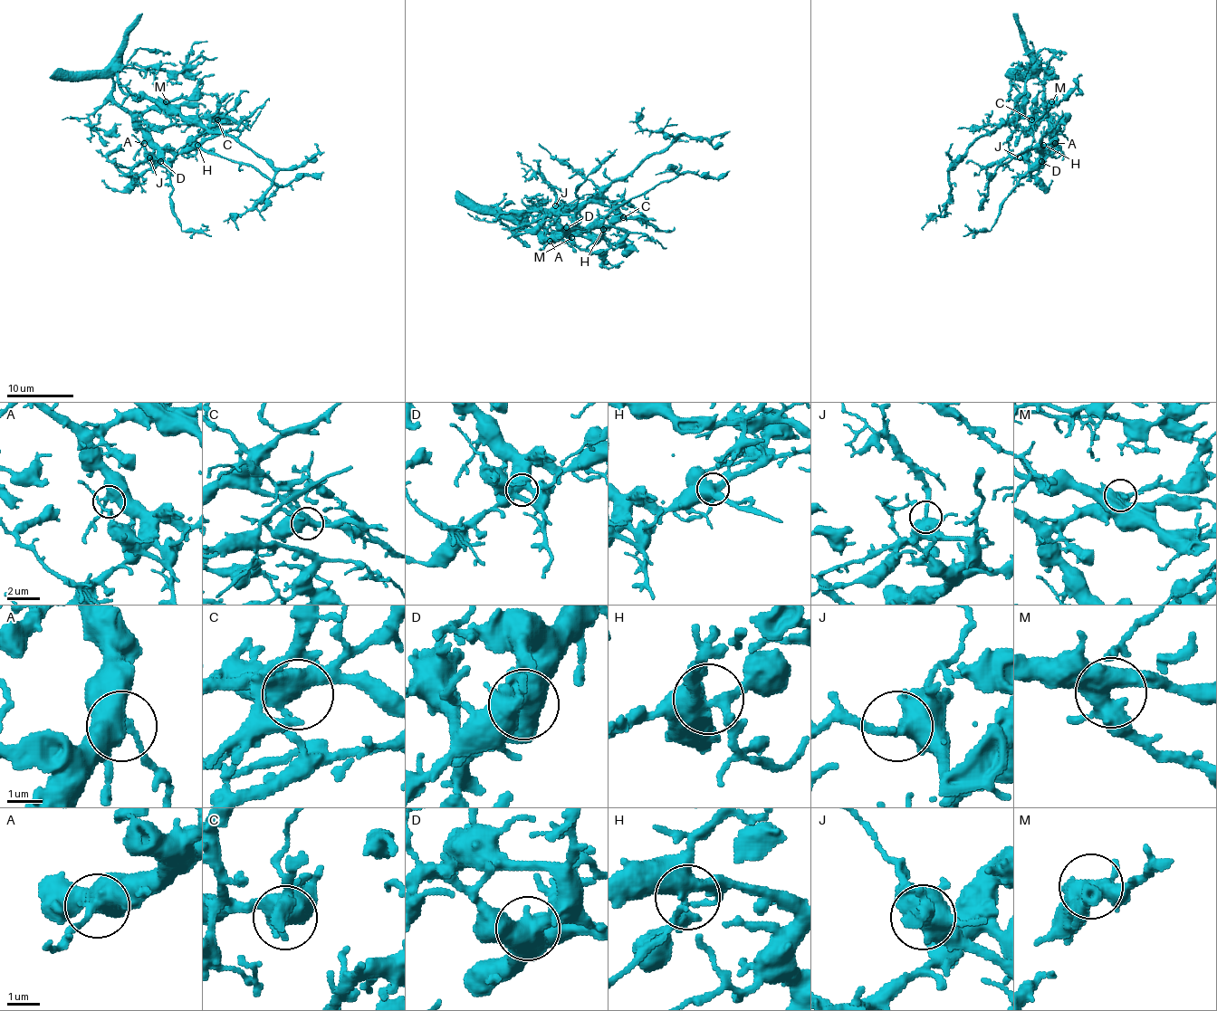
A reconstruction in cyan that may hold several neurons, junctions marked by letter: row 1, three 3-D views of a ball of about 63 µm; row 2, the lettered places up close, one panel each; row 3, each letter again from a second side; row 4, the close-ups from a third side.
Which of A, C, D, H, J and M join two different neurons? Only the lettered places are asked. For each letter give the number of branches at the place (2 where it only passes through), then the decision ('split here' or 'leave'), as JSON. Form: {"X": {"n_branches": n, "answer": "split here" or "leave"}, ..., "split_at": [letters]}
{"A": {"n_branches": 2, "answer": "leave"}, "C": {"n_branches": 3, "answer": "leave"}, "D": {"n_branches": 3, "answer": "leave"}, "H": {"n_branches": 4, "answer": "leave"}, "J": {"n_branches": 3, "answer": "leave"}, "M": {"n_branches": 3, "answer": "leave"}, "split_at": []}

